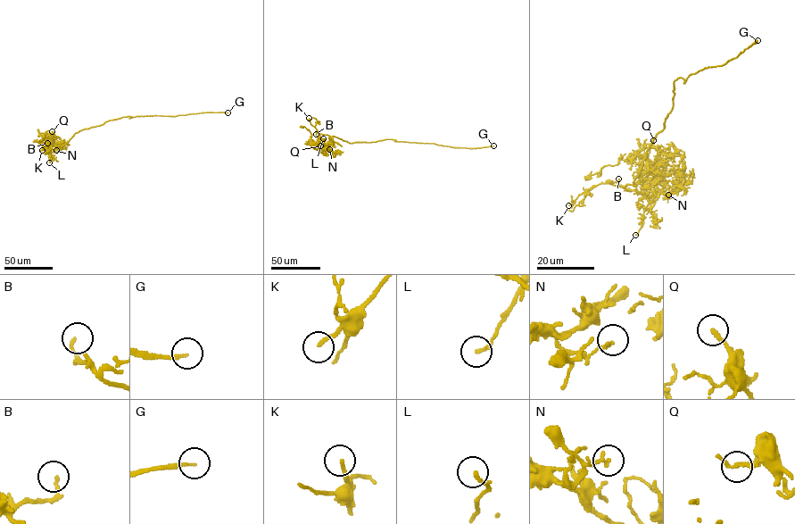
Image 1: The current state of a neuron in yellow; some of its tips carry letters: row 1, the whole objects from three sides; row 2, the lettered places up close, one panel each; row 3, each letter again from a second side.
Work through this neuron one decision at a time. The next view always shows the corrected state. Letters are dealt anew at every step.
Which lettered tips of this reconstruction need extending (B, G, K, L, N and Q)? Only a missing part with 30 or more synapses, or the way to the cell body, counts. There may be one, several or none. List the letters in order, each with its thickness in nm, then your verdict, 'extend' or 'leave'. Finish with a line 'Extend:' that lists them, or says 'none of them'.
B: calibre 130 nm; extend
G: calibre 140 nm; extend
K: calibre 180 nm; extend
L: calibre 170 nm; leave
N: calibre 170 nm; leave
Q: calibre 200 nm; leave
Extend: B, G, K

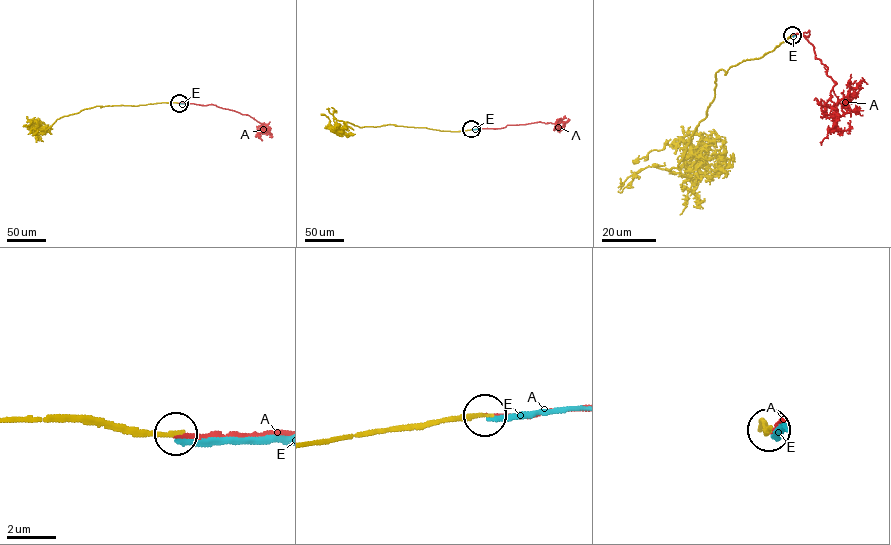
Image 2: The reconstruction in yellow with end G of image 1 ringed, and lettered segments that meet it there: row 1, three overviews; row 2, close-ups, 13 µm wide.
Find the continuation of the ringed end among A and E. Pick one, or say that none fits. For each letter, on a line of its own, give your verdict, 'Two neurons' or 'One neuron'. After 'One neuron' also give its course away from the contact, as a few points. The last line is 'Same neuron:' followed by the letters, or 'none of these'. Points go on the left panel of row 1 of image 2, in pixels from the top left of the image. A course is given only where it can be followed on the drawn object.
A: One neuron. Its course: (179, 103), (215, 105), (249, 116), (266, 130), (260, 130), (264, 128), (263, 124)
E: Two neurons
Same neuron: A

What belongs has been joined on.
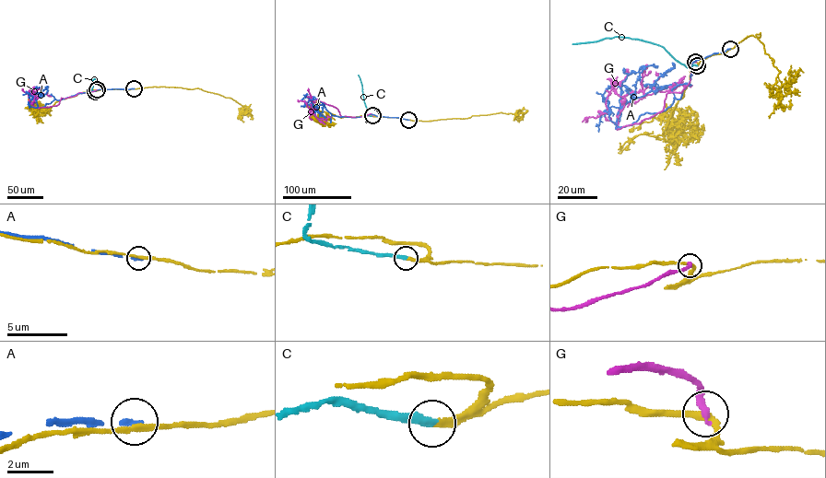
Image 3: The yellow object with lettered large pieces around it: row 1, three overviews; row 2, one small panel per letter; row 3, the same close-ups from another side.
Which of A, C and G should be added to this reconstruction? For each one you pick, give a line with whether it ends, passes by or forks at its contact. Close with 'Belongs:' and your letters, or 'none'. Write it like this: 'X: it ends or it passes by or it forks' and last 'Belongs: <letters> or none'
C: it ends
Belongs: C

